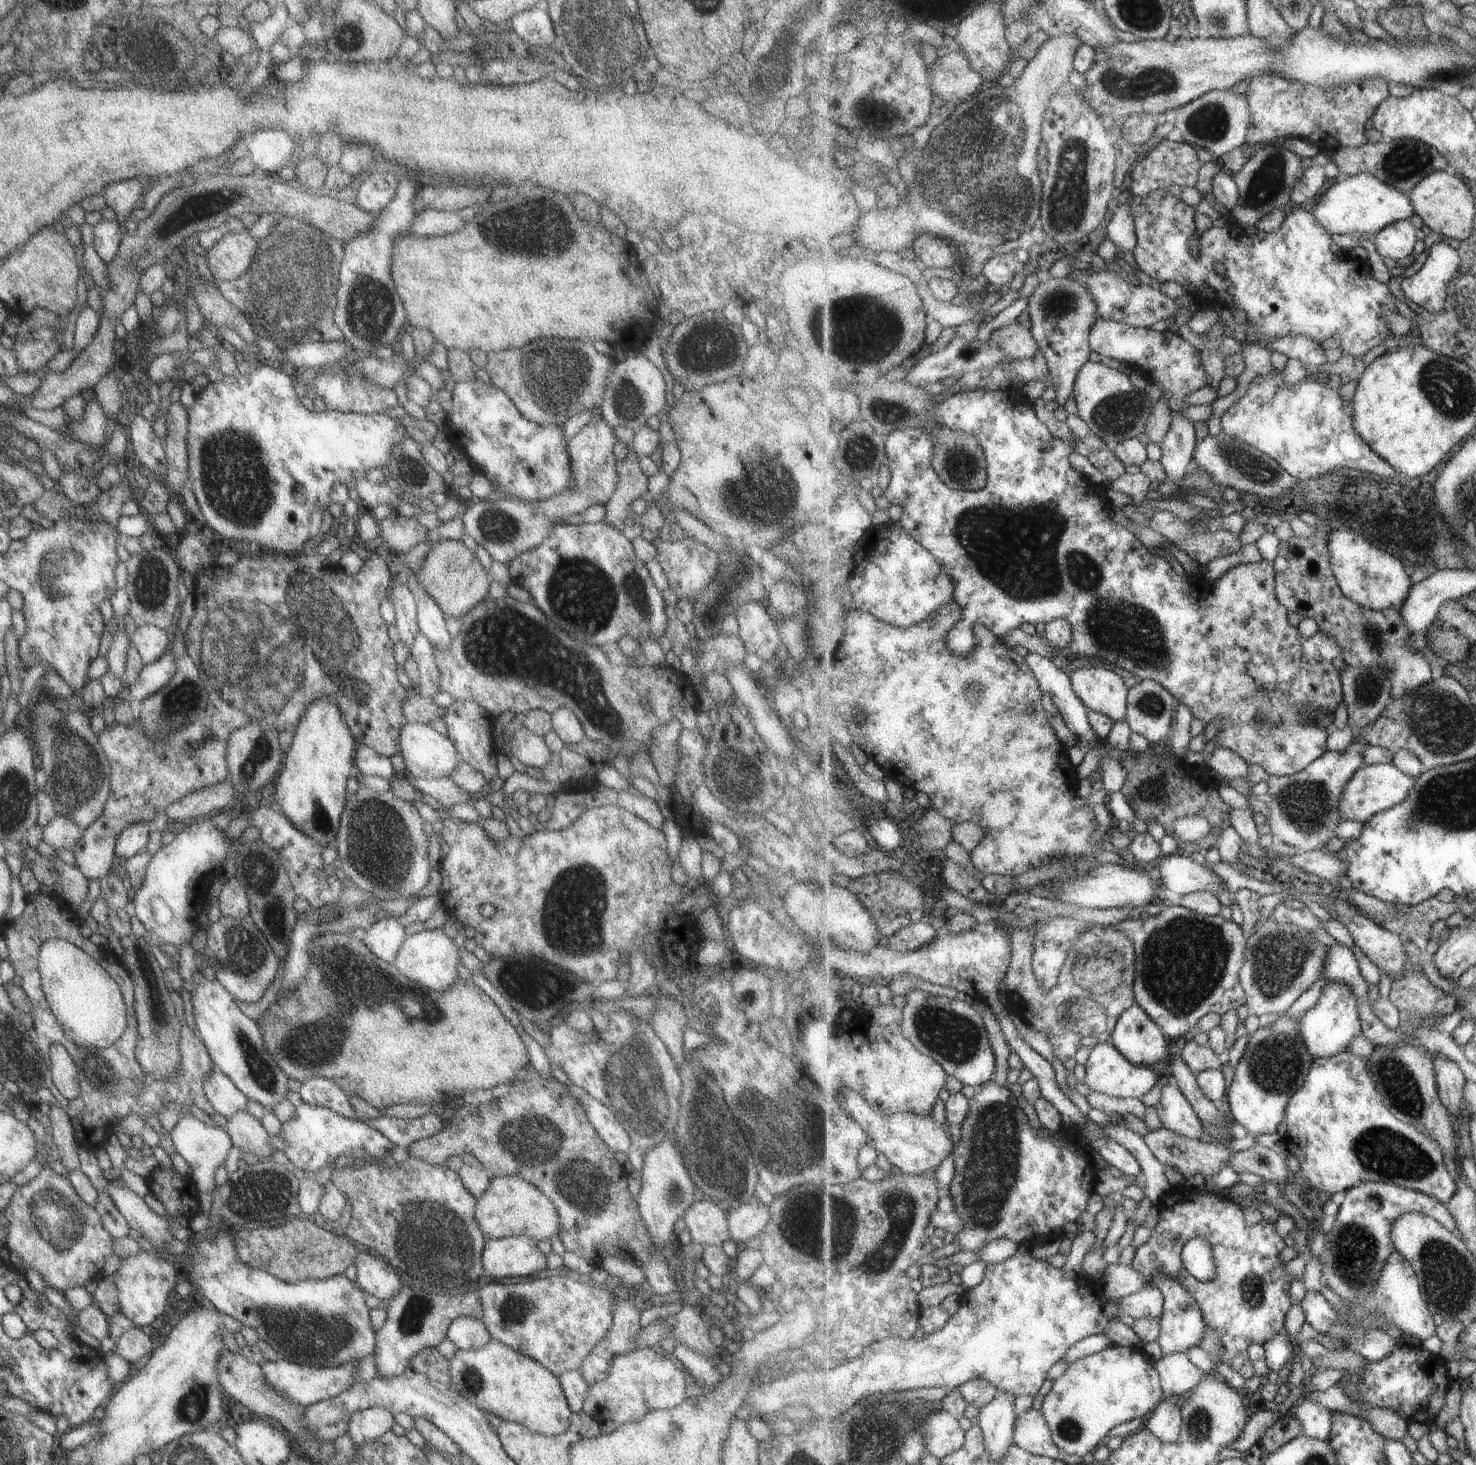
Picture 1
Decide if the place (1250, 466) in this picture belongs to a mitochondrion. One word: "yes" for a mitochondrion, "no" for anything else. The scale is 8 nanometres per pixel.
yes

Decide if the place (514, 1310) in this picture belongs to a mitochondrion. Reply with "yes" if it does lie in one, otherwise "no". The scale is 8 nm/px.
yes

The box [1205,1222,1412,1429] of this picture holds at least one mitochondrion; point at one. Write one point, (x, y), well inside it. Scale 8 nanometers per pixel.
(1251, 1291)

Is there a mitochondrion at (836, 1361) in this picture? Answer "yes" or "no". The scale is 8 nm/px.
no

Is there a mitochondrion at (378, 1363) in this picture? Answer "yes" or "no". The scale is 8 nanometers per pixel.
no

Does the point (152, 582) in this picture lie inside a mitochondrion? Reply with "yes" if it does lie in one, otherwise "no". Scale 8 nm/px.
yes

